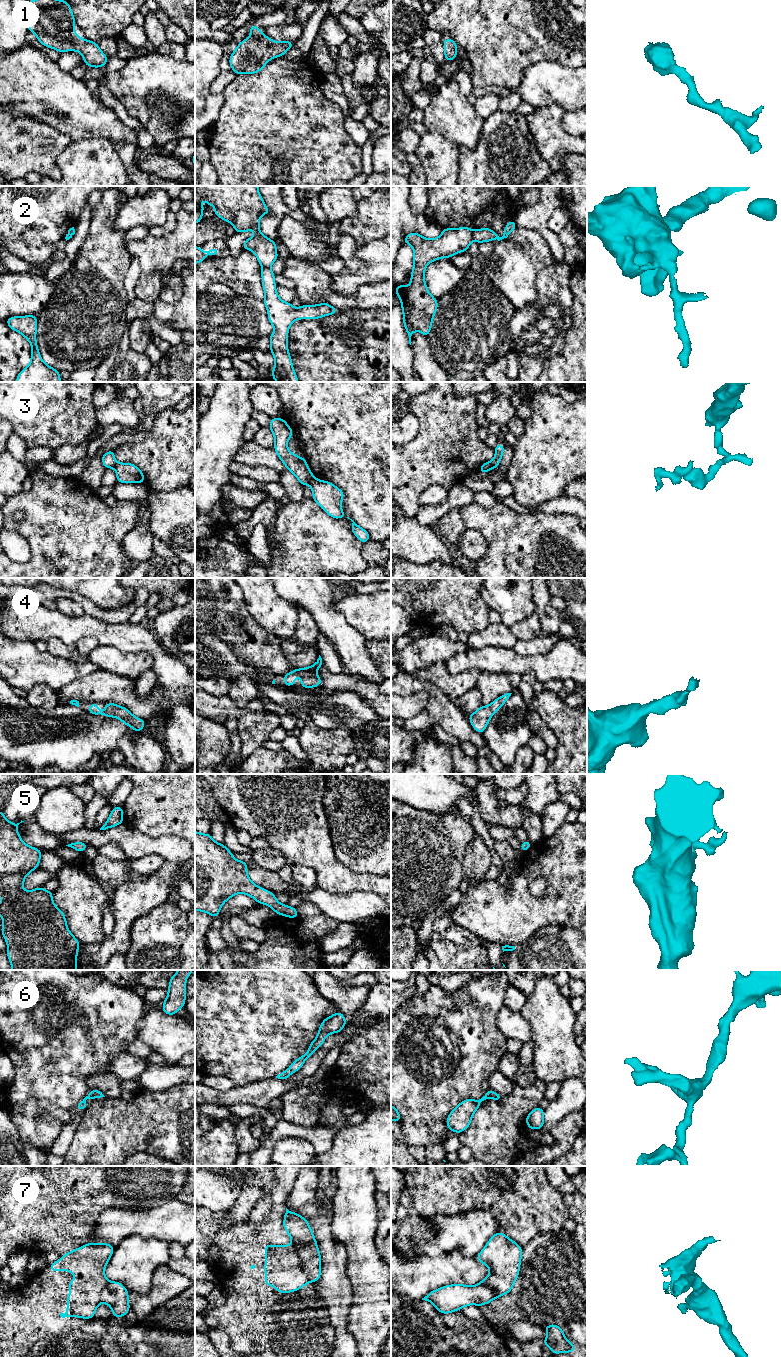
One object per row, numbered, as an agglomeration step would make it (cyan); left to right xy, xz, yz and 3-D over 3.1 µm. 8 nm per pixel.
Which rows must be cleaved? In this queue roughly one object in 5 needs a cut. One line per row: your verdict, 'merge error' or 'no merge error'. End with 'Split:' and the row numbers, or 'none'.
1: no merge error
2: merge error
3: merge error
4: no merge error
5: no merge error
6: no merge error
7: merge error
Split: 2, 3, 7

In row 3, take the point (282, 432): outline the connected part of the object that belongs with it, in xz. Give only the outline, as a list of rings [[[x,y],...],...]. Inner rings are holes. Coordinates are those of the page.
[[[271,418],[269,429],[275,438],[274,450],[287,470],[296,476],[302,486],[310,484],[314,476],[305,458],[293,454],[287,448],[288,440],[294,433],[293,430],[283,418]]]

